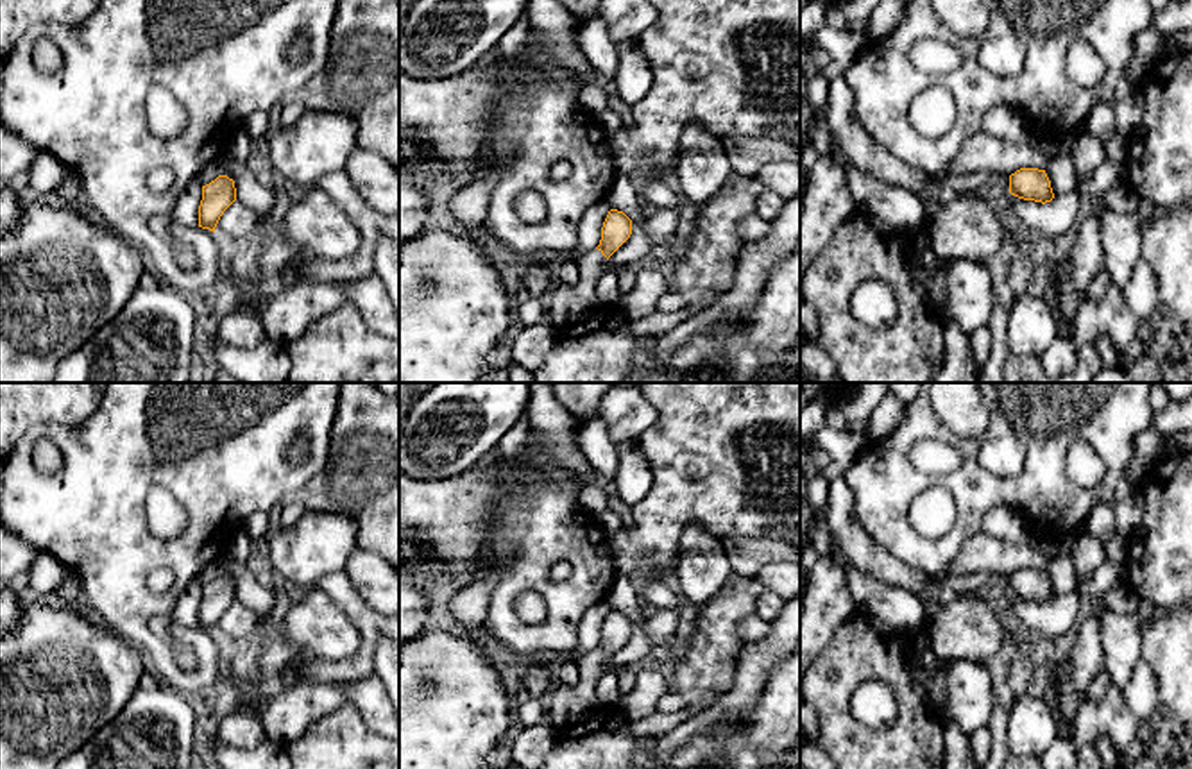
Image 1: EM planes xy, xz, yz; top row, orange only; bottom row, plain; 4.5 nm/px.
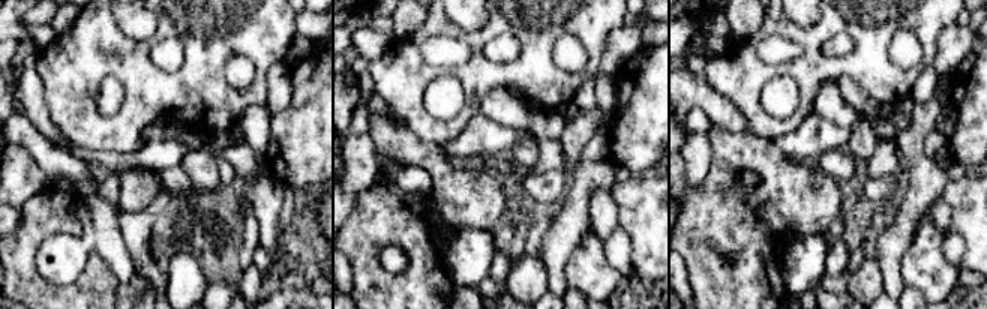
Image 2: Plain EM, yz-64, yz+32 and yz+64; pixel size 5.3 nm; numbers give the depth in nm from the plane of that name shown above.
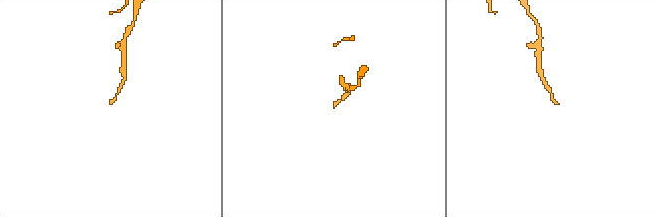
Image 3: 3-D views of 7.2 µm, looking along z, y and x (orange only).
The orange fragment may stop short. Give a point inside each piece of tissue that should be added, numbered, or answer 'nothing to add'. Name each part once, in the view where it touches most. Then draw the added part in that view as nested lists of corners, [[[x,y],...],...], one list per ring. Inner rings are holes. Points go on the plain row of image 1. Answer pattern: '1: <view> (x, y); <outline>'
1: xz (568, 707); [[[591,649],[578,660],[580,681],[575,687],[557,685],[548,699],[548,719],[560,731],[567,735],[591,714],[594,714],[601,703],[596,696],[600,678],[610,671],[607,658],[598,649]]]

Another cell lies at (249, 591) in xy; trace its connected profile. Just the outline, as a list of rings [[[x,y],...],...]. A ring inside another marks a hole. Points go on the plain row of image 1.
[[[233,560],[222,572],[234,581],[236,599],[267,621],[276,603],[272,587],[261,585],[245,562]]]

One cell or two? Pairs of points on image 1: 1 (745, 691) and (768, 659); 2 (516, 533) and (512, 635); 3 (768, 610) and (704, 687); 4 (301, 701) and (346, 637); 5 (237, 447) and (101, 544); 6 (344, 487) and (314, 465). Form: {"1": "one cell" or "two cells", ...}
{"1": "one cell", "2": "one cell", "3": "two cells", "4": "two cells", "5": "one cell", "6": "two cells"}

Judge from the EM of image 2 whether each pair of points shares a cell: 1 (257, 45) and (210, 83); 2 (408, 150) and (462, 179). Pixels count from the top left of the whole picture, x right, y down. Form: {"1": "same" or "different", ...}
{"1": "same", "2": "same"}

